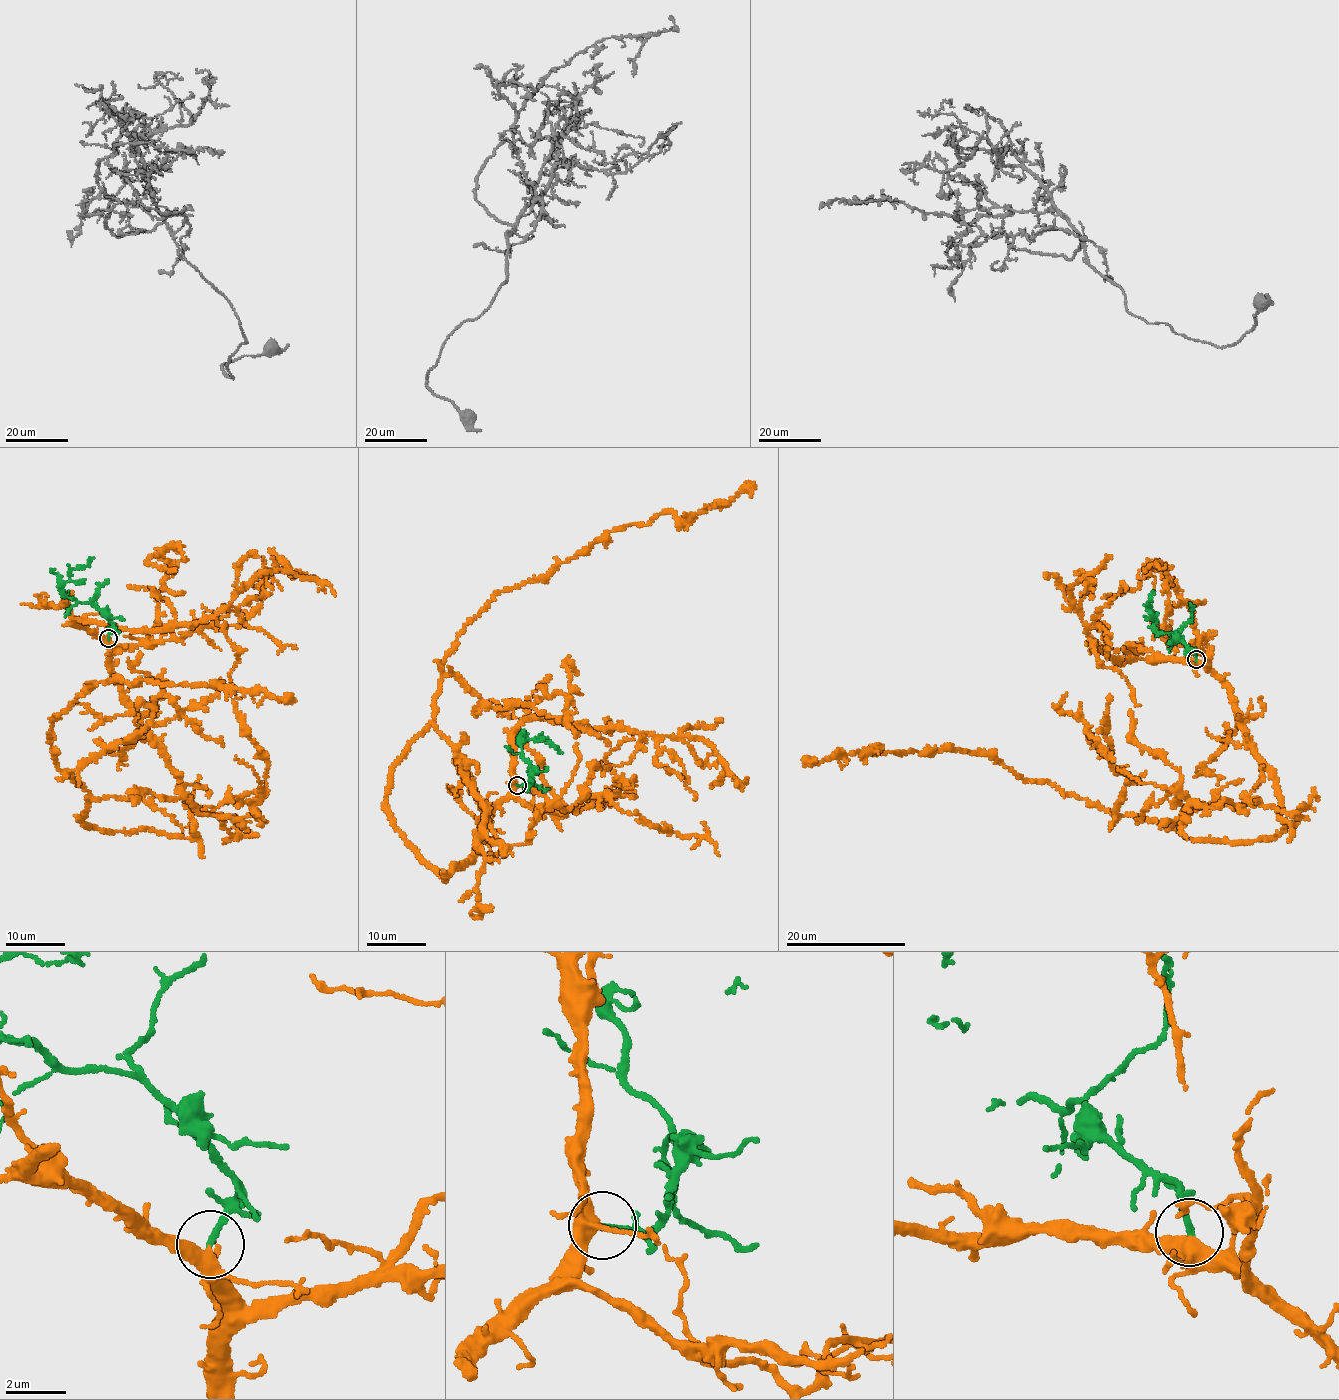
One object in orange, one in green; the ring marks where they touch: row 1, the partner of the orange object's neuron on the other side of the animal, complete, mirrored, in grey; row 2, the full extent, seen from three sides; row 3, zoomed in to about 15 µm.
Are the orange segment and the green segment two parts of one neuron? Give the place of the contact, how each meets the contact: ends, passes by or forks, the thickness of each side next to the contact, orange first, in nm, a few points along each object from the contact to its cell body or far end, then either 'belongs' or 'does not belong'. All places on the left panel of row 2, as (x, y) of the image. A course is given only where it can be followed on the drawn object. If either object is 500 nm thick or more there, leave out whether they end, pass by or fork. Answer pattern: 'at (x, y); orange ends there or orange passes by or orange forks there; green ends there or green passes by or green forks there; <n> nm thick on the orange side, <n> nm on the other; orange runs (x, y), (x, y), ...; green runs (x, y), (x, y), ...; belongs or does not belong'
at (108, 638); orange forks there; green ends there; 320 nm thick on the orange side, 200 nm on the other; orange runs (108, 637), (121, 699), (196, 832), (92, 828), (47, 737), (79, 695), (120, 679), (295, 700); green runs (108, 637), (113, 624), (106, 615), (63, 593), (62, 583), (71, 571), (93, 557); belongs

